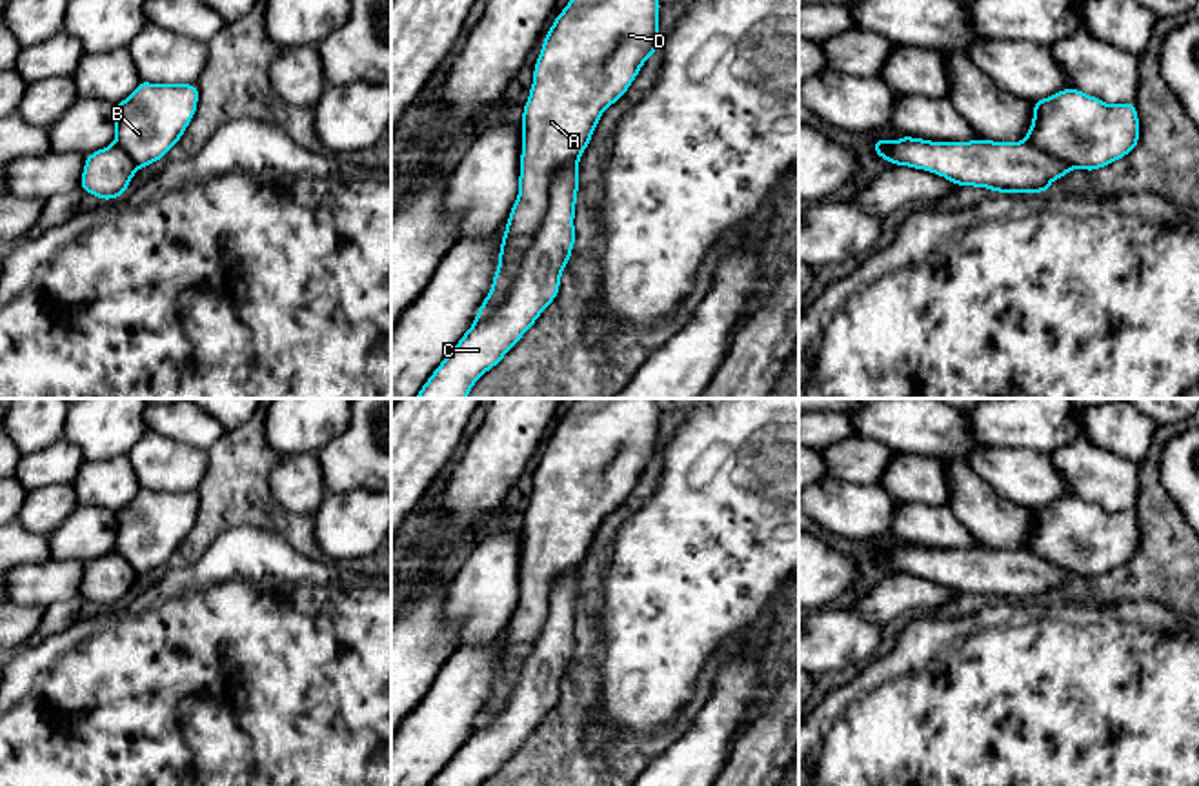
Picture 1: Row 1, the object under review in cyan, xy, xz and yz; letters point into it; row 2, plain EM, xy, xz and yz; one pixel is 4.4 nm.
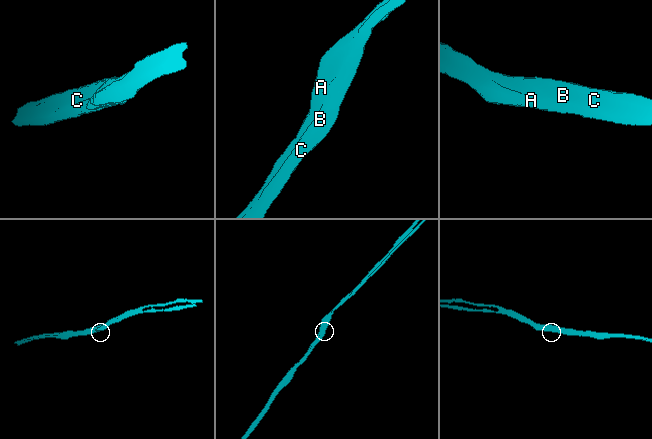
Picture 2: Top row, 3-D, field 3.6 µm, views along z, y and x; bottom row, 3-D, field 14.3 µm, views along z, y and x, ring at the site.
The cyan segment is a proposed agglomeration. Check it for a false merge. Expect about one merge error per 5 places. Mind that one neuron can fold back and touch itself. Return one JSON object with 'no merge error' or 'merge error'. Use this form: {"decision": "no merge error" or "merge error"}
{"decision": "merge error"}

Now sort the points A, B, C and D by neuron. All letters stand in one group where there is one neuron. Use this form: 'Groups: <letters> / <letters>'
Groups: A D / B C

